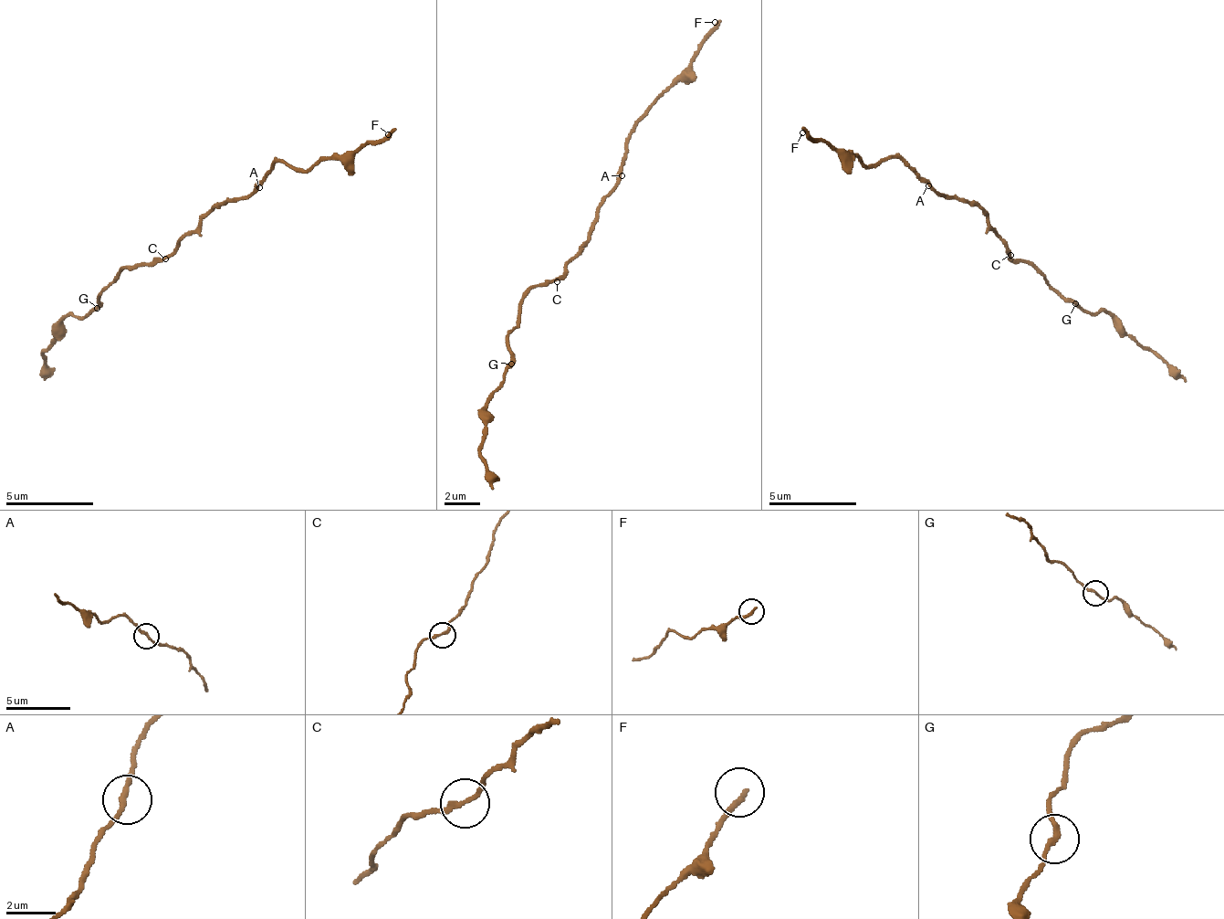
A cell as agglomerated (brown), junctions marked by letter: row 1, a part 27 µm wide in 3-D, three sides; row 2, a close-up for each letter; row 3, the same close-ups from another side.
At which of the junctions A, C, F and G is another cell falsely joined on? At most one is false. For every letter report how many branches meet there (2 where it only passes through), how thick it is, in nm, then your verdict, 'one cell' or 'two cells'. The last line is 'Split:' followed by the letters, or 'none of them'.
A: 2 branches meet; 200 nm thick; one cell
C: 2 branches meet; 190 nm thick; one cell
F: 1 branches meet; 260 nm thick; one cell
G: 2 branches meet; 190 nm thick; two cells
Split: G

